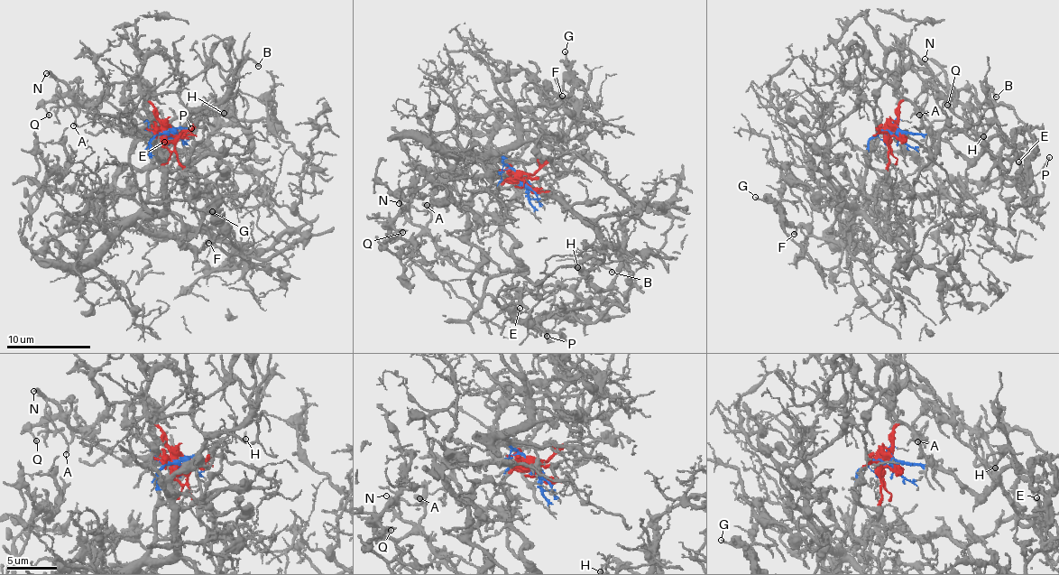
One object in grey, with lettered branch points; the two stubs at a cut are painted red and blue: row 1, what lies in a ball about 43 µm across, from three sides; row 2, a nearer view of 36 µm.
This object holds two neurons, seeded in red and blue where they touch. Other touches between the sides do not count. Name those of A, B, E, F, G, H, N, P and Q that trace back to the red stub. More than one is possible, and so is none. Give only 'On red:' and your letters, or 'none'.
On red: A, B, E, H, N, P, Q

